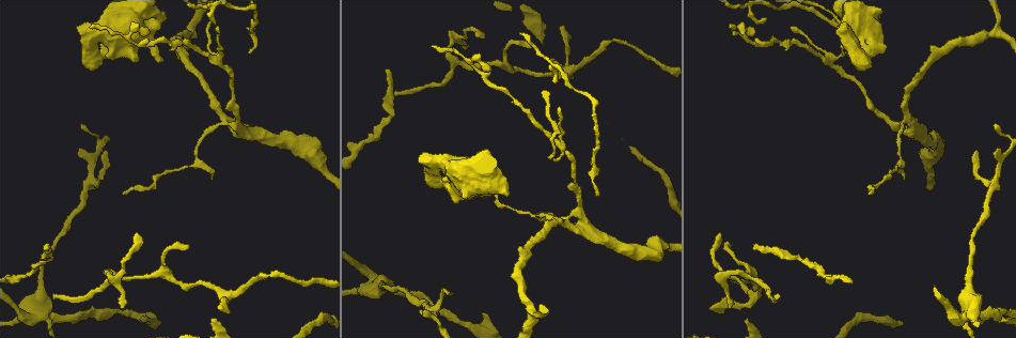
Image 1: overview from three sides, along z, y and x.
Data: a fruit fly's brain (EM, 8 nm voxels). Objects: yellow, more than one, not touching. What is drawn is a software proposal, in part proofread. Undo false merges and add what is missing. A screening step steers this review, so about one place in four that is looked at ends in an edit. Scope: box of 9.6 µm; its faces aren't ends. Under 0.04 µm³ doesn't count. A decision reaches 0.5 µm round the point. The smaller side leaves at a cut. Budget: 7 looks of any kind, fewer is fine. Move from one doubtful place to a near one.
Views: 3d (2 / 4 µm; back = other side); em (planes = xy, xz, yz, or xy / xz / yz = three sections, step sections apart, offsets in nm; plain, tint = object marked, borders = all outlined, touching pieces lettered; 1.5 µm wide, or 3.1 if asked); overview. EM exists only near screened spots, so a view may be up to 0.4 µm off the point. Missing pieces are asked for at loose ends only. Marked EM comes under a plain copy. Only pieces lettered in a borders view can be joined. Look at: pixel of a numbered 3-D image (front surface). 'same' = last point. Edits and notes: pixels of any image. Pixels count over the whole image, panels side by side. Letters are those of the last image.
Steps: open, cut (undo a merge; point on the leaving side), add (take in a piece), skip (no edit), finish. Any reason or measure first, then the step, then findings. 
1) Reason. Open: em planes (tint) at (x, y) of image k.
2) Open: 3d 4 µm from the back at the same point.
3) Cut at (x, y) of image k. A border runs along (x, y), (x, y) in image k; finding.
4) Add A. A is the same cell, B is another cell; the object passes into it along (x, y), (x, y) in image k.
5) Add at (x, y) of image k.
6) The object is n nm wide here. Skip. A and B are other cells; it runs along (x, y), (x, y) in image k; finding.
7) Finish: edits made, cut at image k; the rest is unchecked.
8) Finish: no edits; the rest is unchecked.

Tapers out. Open: em planes (borders) at (729, 305) of image 1.

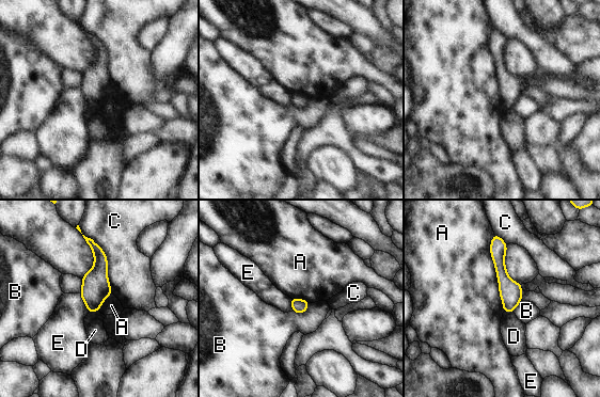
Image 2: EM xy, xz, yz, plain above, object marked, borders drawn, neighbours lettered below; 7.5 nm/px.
Skip. A, B, C, D and E are other cells; it runs along (494, 239), (510, 310) in image 2; none of them fits.

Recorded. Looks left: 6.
Branch stops here. Open: 3d 2 µm at (732, 245) of image 1.

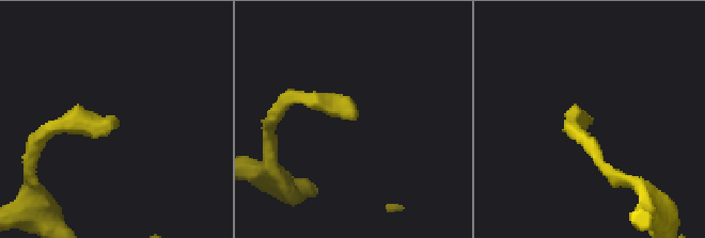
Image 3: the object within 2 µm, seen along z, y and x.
Open: em planes (borders) at (356, 115) of image 3.

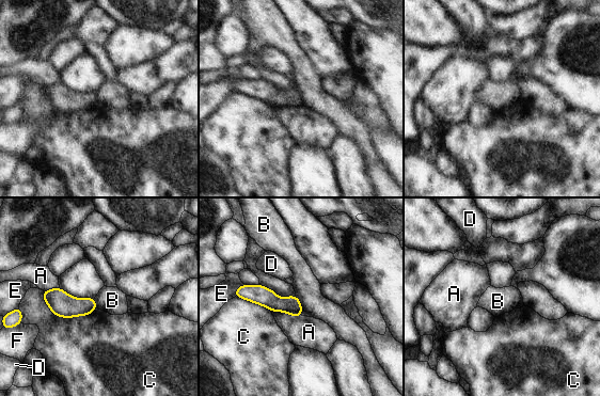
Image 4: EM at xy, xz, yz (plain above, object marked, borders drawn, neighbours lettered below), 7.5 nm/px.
The object is 140 nm wide here. Skip. A, B, C, D, E and F are other cells; it runs along (239, 295), (261, 295), (299, 313) in image 4; no lettered piece goes on from it.

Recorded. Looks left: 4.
Free end. Open: 3d 2 µm at (106, 152) of image 1.

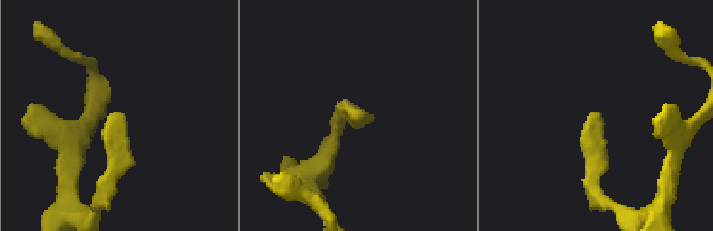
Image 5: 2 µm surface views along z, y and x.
Now the EM. Open: em planes (borders) at (358, 114) of image 5.

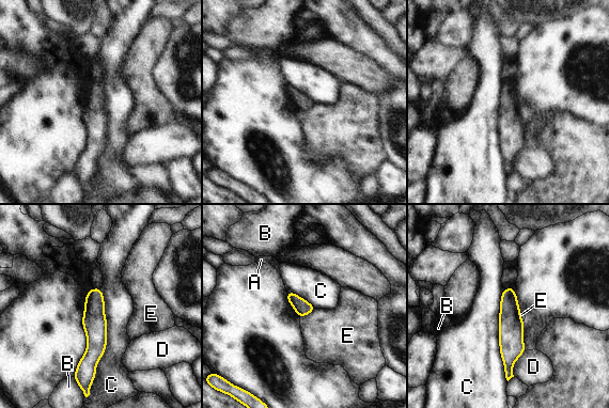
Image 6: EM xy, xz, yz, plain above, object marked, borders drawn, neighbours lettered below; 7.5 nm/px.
The object is 120 nm wide here. Skip. A, B, C, D and E are other cells; it runs along (97, 291), (95, 350), (83, 387) in image 6; none of them fits.

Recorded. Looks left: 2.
Finish: no edits; the rest is unchecked.

